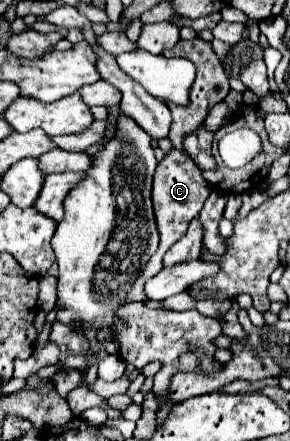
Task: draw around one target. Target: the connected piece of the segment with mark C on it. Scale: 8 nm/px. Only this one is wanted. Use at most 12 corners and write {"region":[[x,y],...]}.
{"region":[[170,148],[152,190],[160,246],[136,284],[162,270],[210,186],[184,150]]}

